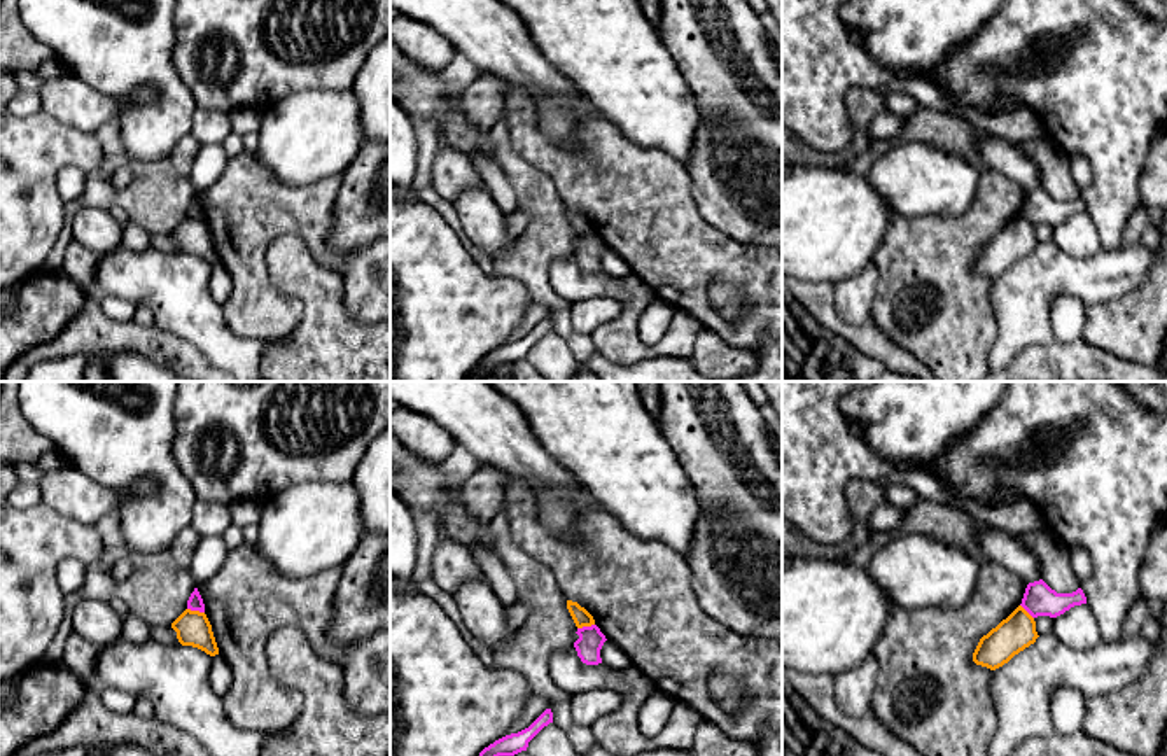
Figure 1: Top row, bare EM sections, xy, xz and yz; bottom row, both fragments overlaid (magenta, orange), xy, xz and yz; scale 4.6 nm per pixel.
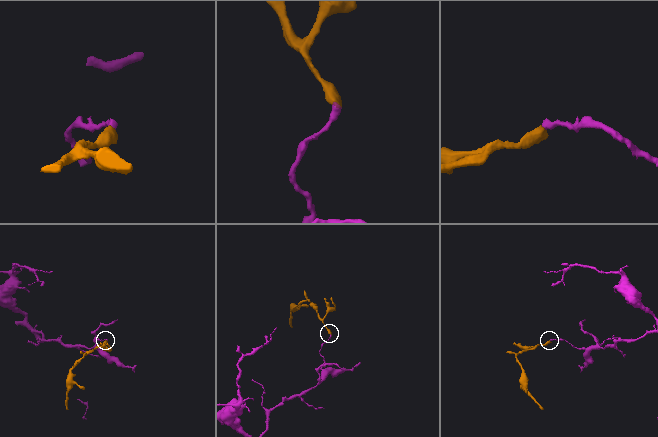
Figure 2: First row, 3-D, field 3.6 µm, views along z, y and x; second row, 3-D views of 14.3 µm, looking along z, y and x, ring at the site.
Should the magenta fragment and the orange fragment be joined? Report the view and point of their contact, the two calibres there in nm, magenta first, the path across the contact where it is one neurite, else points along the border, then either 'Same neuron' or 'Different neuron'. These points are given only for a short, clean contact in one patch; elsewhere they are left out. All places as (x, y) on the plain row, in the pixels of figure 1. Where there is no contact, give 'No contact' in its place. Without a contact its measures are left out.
Touches magenta at xy (196, 217). Thickness 70 nm (magenta) against 160 nm. Boundary: xy (188, 216), (203, 221). Different neuron

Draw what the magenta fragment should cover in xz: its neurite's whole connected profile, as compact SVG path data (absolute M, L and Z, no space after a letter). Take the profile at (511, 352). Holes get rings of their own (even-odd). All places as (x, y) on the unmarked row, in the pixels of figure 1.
M546 317L528 336L506 343L485 355L464 382L479 380L499 364L514 364L521 359L527 359L528 350L549 331L553 331L553 320L551 317Z

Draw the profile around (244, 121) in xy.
M236 108L229 112L229 117L231 117L233 133L238 133L238 135L257 133L262 124L264 110Z

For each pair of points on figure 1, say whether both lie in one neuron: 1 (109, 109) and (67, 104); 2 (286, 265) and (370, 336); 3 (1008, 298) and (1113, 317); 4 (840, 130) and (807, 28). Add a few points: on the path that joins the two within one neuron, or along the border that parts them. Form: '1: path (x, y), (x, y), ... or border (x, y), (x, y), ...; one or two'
1: path (98, 109), (77, 105); one
2: path (307, 286), (349, 329); one
3: border (1125, 294), (1087, 307); two
4: path (816, 105), (807, 95), (807, 53); one

